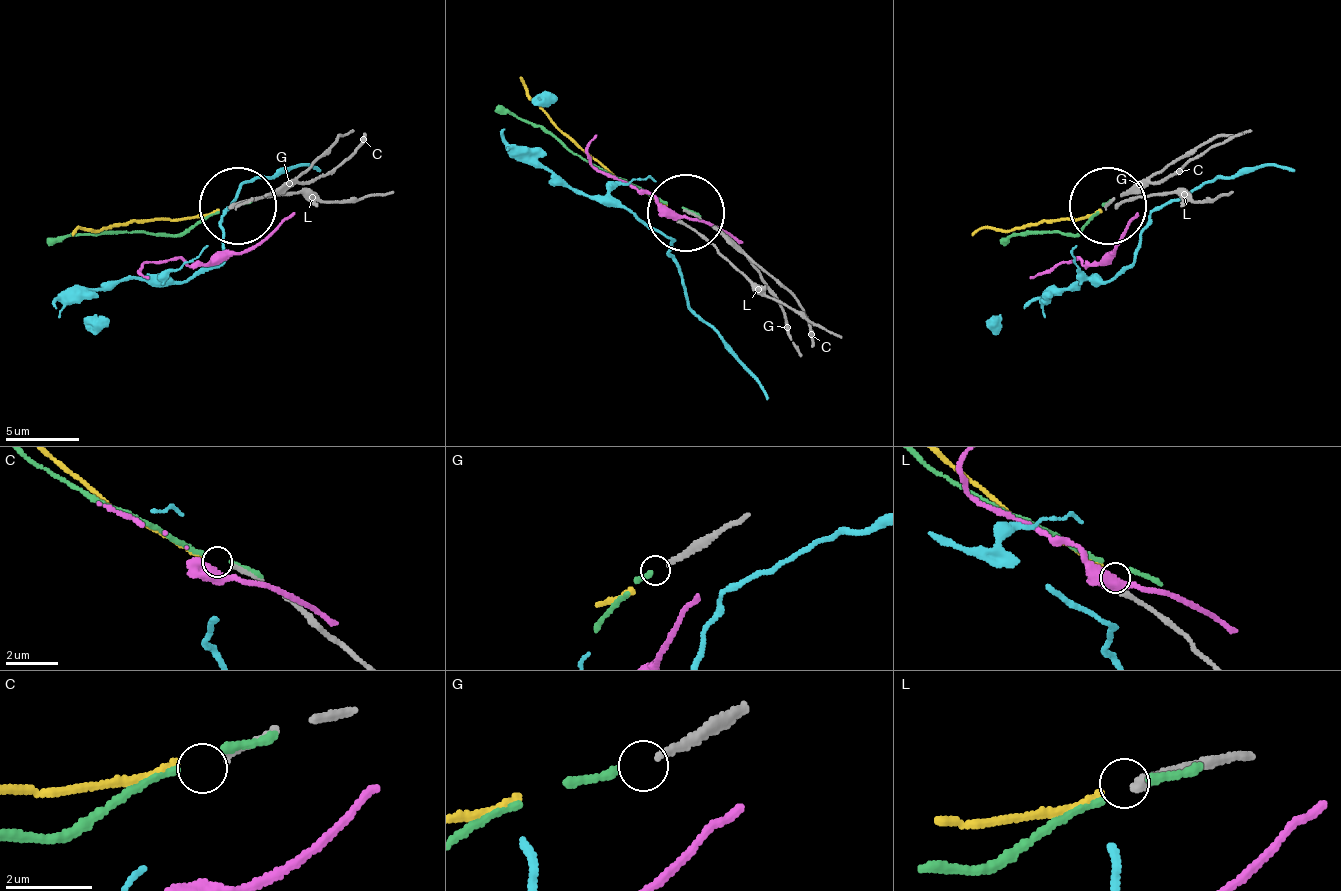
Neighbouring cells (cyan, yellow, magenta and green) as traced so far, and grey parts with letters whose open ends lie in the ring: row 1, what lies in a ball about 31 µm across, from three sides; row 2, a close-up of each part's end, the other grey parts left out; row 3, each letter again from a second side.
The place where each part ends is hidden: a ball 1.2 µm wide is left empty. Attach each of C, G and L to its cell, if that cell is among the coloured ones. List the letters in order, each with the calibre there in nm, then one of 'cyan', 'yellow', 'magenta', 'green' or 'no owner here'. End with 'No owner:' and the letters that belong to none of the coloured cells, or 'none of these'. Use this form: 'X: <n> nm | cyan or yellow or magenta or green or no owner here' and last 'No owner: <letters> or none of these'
C: 140 nm | no owner here
G: 170 nm | green
L: 220 nm | yellow
No owner: C

